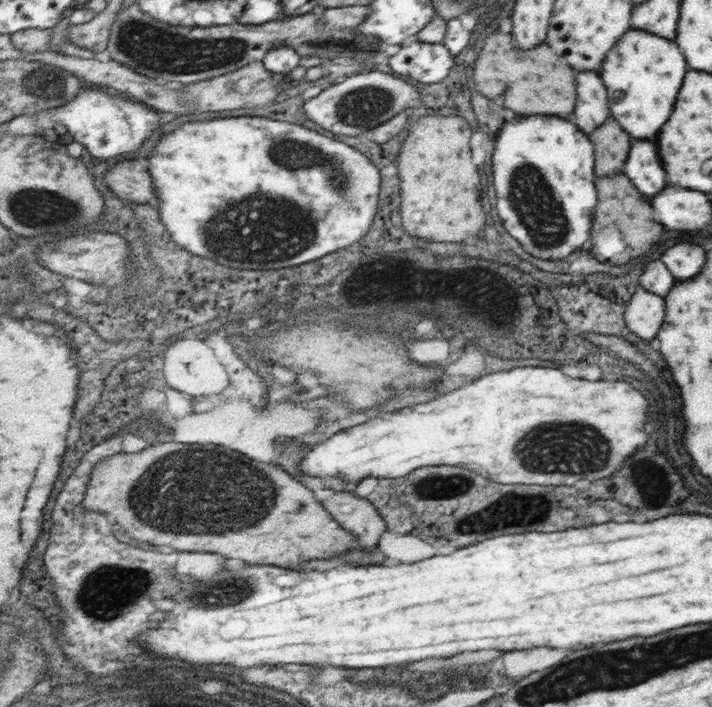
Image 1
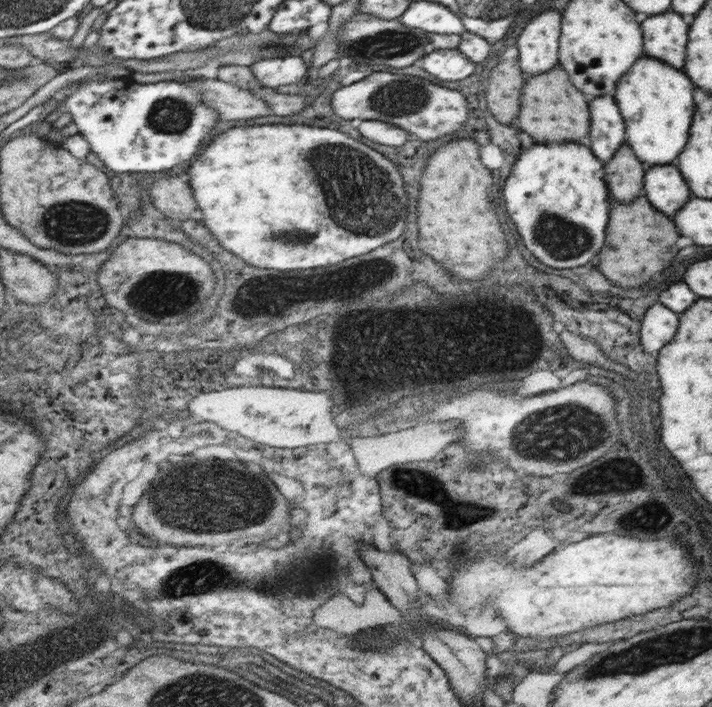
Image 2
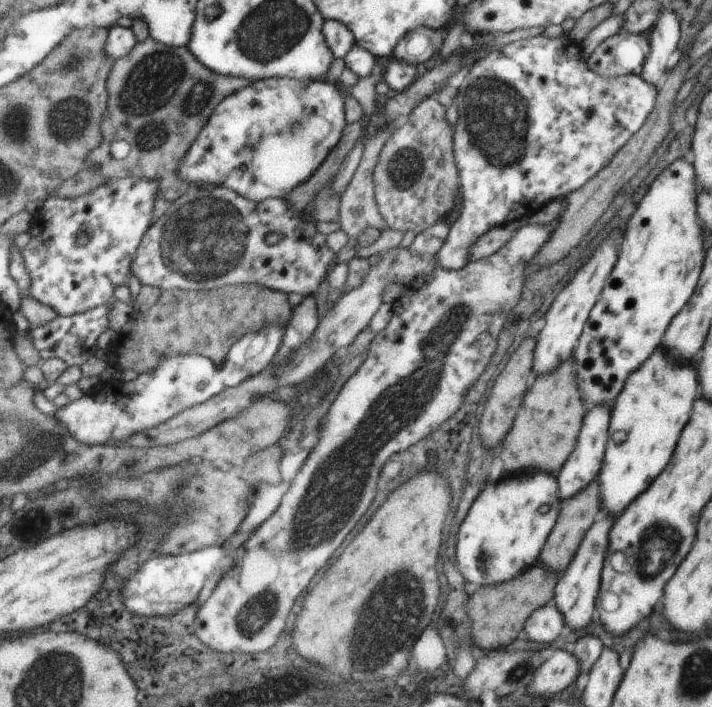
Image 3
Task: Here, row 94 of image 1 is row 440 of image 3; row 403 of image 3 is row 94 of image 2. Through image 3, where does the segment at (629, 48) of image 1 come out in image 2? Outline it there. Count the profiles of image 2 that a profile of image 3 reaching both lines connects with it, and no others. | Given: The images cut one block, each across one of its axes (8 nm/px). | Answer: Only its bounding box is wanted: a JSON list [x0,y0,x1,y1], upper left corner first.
[613,58,696,166]

